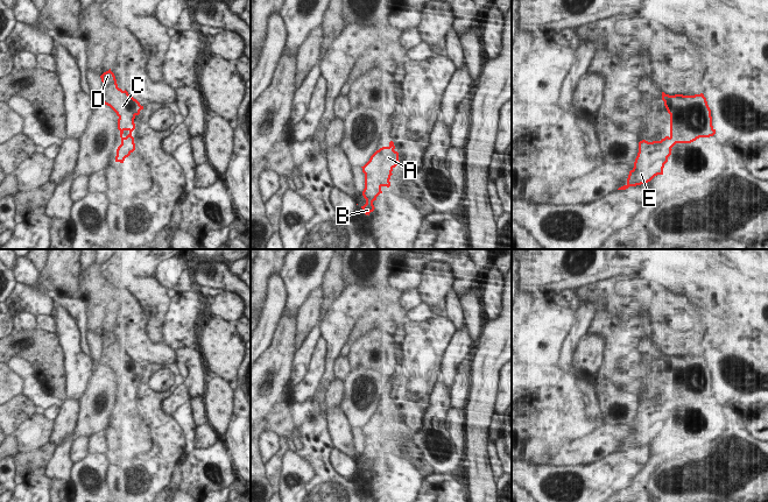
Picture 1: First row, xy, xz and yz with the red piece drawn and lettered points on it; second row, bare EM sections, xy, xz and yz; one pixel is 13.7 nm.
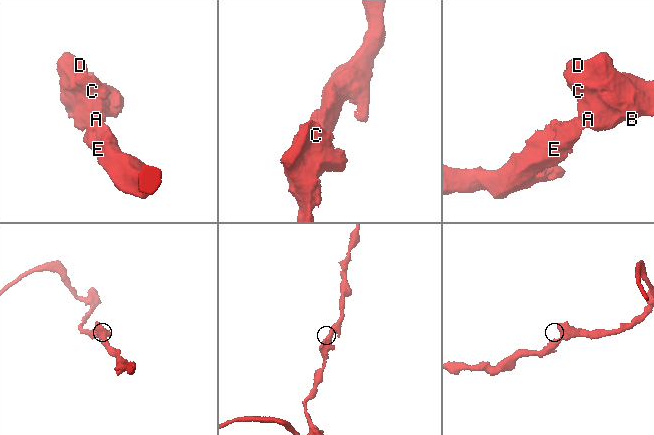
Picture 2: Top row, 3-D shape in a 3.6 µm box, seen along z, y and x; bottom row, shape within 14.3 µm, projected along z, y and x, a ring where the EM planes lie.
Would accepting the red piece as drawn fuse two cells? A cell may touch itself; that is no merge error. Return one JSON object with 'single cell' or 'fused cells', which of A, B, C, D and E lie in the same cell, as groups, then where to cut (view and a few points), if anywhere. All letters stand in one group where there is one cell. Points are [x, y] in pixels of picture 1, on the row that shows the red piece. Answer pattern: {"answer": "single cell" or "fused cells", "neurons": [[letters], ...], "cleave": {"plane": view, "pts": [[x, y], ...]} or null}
{"answer": "single cell", "neurons": [["A", "B", "C", "D", "E"]], "cleave": null}

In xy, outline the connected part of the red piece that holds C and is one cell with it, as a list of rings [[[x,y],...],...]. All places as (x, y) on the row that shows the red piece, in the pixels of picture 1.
[[[111,69],[101,76],[103,91],[97,102],[110,106],[119,116],[118,129],[120,130],[121,144],[117,149],[115,162],[124,163],[135,150],[132,132],[135,129],[134,119],[143,109],[140,102],[128,92],[118,87],[117,79]]]

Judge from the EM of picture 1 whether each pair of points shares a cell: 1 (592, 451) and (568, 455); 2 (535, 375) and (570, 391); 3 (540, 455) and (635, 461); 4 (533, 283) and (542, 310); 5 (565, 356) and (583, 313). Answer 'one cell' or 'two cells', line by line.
1: one cell
2: one cell
3: two cells
4: two cells
5: one cell

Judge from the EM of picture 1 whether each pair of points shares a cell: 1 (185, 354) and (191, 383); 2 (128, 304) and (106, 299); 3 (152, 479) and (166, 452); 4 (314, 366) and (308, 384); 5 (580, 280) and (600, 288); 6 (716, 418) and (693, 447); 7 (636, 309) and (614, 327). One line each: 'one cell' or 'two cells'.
1: one cell
2: two cells
3: one cell
4: one cell
5: two cells
6: two cells
7: two cells

